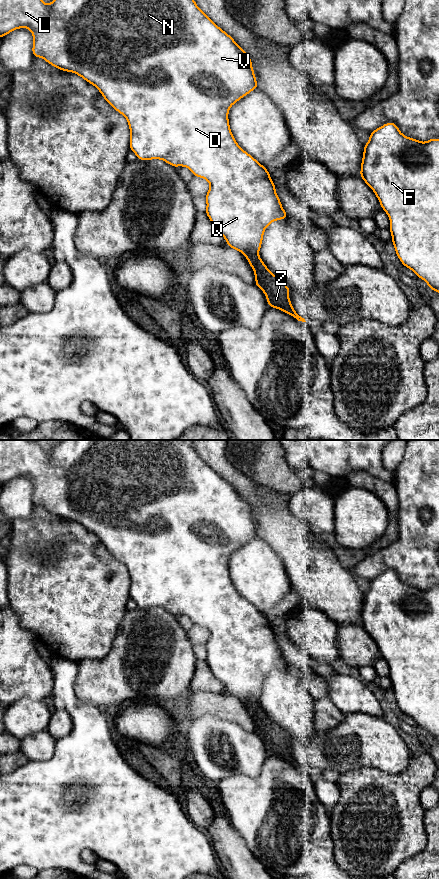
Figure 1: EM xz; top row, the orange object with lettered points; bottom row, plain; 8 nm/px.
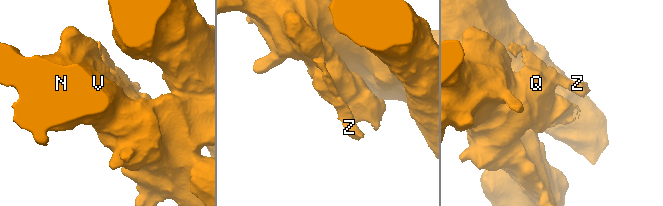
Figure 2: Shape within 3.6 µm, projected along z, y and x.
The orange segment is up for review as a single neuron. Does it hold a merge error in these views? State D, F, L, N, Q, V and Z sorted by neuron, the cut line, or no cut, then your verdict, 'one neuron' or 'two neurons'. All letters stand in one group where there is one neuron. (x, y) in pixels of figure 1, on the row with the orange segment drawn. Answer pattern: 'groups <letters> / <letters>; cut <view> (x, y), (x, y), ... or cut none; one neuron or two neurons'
groups D F L N Q V / Z; cut xz (257, 252), (249, 252), (245, 255); two neurons

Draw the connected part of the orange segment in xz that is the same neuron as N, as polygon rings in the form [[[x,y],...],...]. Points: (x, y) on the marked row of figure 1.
[[[0,0],[0,38],[11,33],[12,31],[19,28],[27,28],[32,32],[33,35],[33,47],[32,53],[34,58],[43,58],[50,65],[60,69],[61,71],[73,72],[78,76],[82,77],[85,81],[89,82],[95,86],[99,92],[102,94],[103,98],[120,114],[122,114],[128,121],[128,126],[130,129],[130,151],[134,152],[138,160],[153,160],[160,159],[166,163],[172,165],[173,167],[183,166],[187,167],[194,176],[206,179],[209,182],[209,190],[205,196],[206,198],[206,214],[210,219],[212,225],[215,229],[225,238],[227,245],[235,250],[238,250],[243,255],[249,253],[259,253],[262,240],[264,236],[264,230],[276,220],[283,220],[288,217],[287,213],[282,207],[281,201],[276,193],[275,184],[272,181],[269,171],[260,164],[255,158],[253,158],[249,153],[244,151],[234,139],[234,136],[230,130],[228,113],[233,104],[238,102],[241,98],[245,97],[251,91],[258,88],[257,80],[252,67],[252,61],[249,55],[239,47],[235,40],[223,31],[219,26],[217,26],[196,4],[194,0],[53,0],[50,4],[45,4],[43,0]]]

